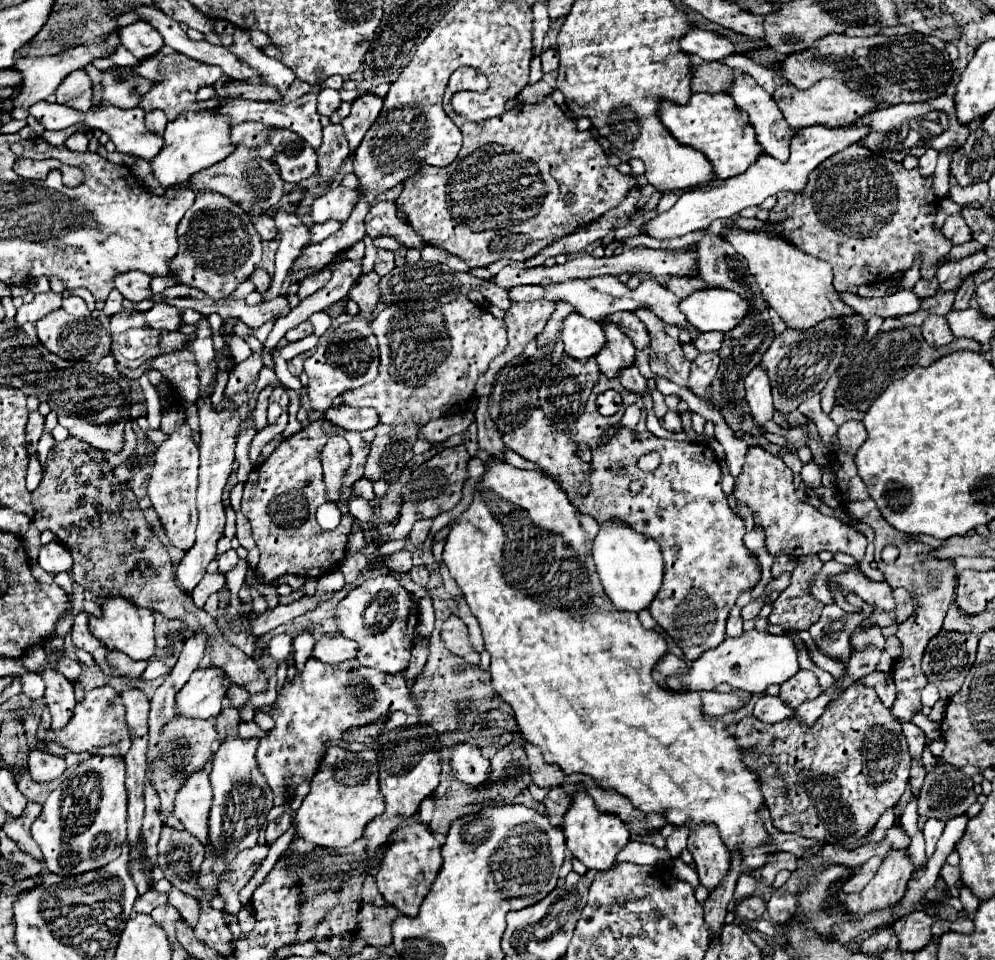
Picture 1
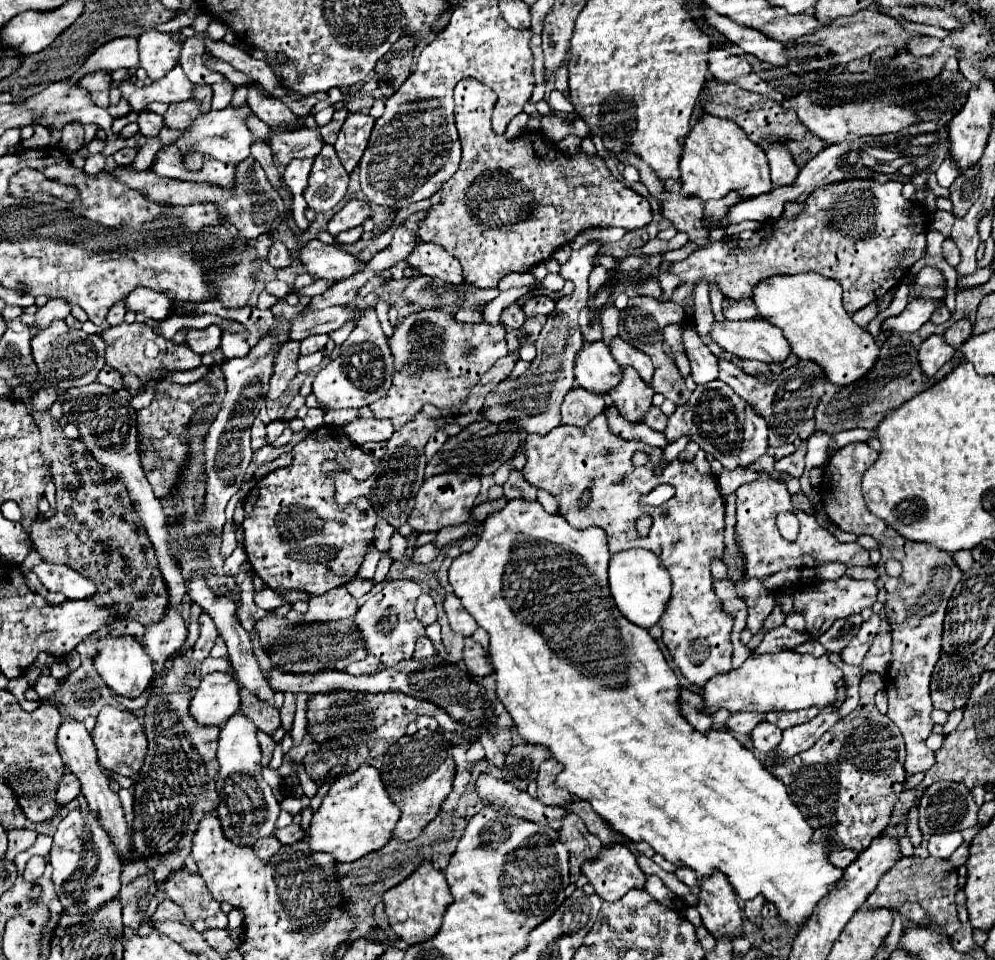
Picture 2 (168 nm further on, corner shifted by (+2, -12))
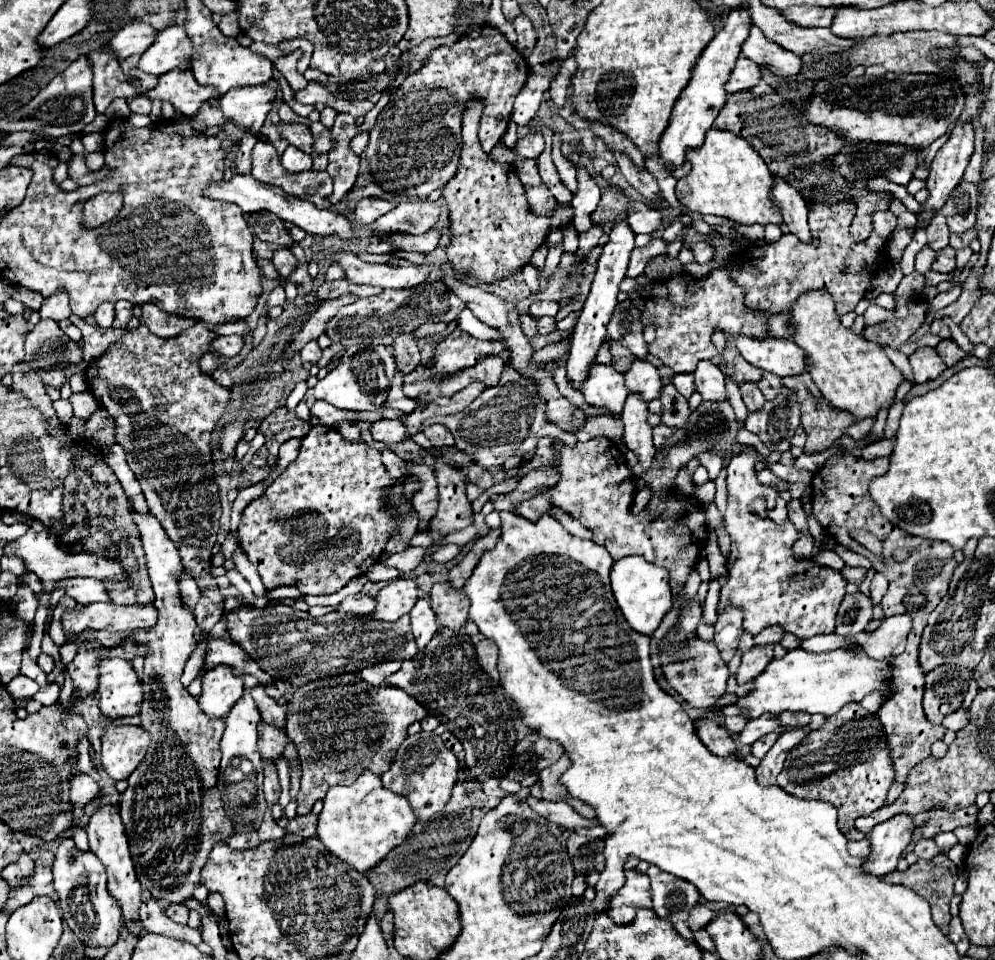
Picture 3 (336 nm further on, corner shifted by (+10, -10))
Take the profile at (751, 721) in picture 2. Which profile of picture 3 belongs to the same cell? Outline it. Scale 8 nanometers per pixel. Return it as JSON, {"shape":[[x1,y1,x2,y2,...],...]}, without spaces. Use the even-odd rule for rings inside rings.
{"shape":[[764,714,764,716,760,716,760,718,748,720,746,726,744,726,744,730,742,730,736,738,738,738,740,744,746,744,746,746,748,746,748,744,756,742,758,738,762,738,764,734,768,734,768,732,778,732,778,734,782,734,782,732,786,732,786,730,780,730,780,720,778,720,776,716]]}

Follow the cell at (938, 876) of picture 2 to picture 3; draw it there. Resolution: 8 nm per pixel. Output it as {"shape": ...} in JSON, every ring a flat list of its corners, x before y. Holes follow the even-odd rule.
{"shape":[[938,854,932,860,918,860,908,870,894,870,886,874,882,880,888,884,902,884,914,890,924,900,928,900,934,924,944,934,948,934,948,924,952,918,948,902,954,896,952,886,956,882,956,866,950,862,946,854]]}

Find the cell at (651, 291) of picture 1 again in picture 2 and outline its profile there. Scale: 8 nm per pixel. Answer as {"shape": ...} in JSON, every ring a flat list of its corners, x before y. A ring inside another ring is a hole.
{"shape":[[688,322,682,324,682,342,692,366,692,380,696,384,718,380,718,358,708,350,708,346,702,344,696,328]]}

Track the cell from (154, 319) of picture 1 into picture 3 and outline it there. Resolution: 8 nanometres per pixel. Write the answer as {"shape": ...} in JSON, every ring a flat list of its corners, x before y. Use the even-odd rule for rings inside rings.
{"shape":[[216,336,210,342,210,352,222,356,236,356,242,348,242,336]]}

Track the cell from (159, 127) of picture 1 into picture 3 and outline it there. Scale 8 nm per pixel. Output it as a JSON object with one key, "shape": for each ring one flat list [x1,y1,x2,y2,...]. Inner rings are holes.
{"shape":[[134,96,128,100,128,106,134,114,150,114,150,108,152,108,152,102,144,96]]}

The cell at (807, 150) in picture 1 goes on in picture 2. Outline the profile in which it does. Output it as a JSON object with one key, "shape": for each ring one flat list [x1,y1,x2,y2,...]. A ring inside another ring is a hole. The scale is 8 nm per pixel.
{"shape":[[730,192,726,198,722,198,722,200,708,200,706,204,704,204,704,216,710,216,712,218,712,222,722,222,722,218,728,214,728,210,736,204,740,200,740,196,738,196,738,192]]}

